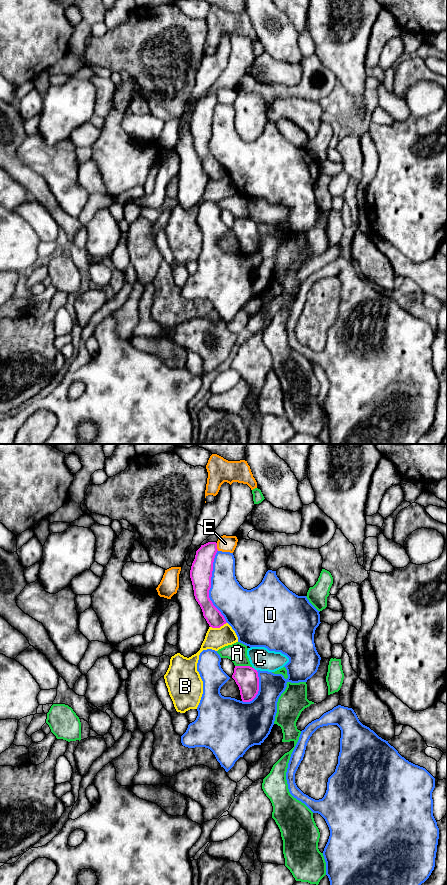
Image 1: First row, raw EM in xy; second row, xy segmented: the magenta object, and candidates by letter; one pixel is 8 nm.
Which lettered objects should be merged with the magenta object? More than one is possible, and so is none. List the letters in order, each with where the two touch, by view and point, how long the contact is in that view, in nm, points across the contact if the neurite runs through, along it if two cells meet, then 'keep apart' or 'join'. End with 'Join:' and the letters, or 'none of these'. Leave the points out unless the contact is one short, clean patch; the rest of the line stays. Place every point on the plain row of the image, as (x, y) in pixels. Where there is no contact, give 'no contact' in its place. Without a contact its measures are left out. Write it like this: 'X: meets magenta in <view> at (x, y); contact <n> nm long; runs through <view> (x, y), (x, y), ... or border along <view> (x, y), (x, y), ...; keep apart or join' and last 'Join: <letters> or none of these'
A: meets magenta in xy at (244, 218); contact 150 nm long; keep apart
B: meets magenta in xy at (218, 179); contact 140 nm long; keep apart
C: meets magenta in xy at (254, 221); contact 50 nm long; border along xy (253, 219), (257, 222); keep apart
D: meets magenta in xy at (210, 138); contact 600 nm long; keep apart
E: meets magenta in xy at (216, 99); contact 70 nm long; keep apart
Join: none of these

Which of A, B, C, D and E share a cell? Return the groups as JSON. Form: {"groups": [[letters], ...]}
{"groups": [["A"], ["B"], ["C"], ["D"], ["E"]]}

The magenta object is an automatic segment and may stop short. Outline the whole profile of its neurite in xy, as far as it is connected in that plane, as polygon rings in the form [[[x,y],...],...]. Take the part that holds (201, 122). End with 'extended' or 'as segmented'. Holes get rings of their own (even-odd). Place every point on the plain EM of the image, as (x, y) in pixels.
[[[216,94],[201,97],[196,103],[190,122],[195,151],[202,161],[204,170],[212,180],[220,180],[227,175],[224,168],[209,150],[213,114],[217,103]]]; as segmented

